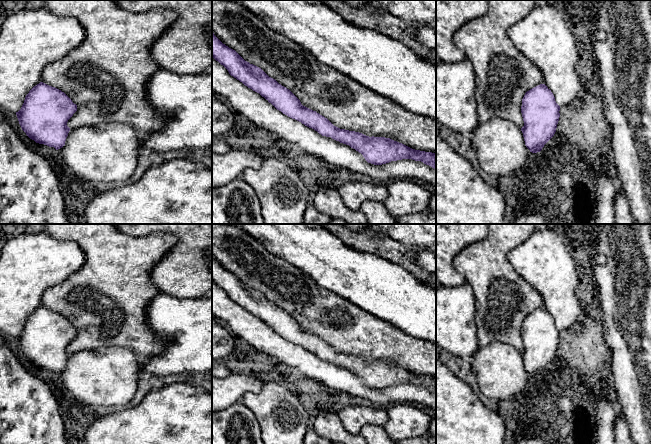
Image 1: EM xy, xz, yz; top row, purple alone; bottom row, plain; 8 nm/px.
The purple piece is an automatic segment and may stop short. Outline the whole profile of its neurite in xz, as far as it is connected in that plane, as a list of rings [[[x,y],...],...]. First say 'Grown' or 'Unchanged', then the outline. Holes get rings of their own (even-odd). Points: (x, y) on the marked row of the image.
Unchanged. [[[213,32],[212,57],[223,65],[231,76],[259,93],[277,110],[322,136],[349,145],[361,153],[368,163],[382,165],[391,161],[412,159],[436,169],[435,153],[415,150],[390,138],[369,137],[334,126],[324,116],[303,106],[289,89],[269,77],[261,68],[245,61],[235,50],[223,44]]]

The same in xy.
Unchanged. [[[40,82],[26,95],[16,115],[30,139],[58,150],[65,145],[70,131],[67,122],[76,111],[77,105],[64,92]]]

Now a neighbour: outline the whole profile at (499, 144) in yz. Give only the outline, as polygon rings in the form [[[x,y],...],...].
[[[503,119],[480,123],[470,140],[482,170],[498,178],[520,174],[532,153],[525,145],[521,128]]]

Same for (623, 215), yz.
[[[620,186],[615,199],[615,224],[636,224],[629,208],[629,202]]]

